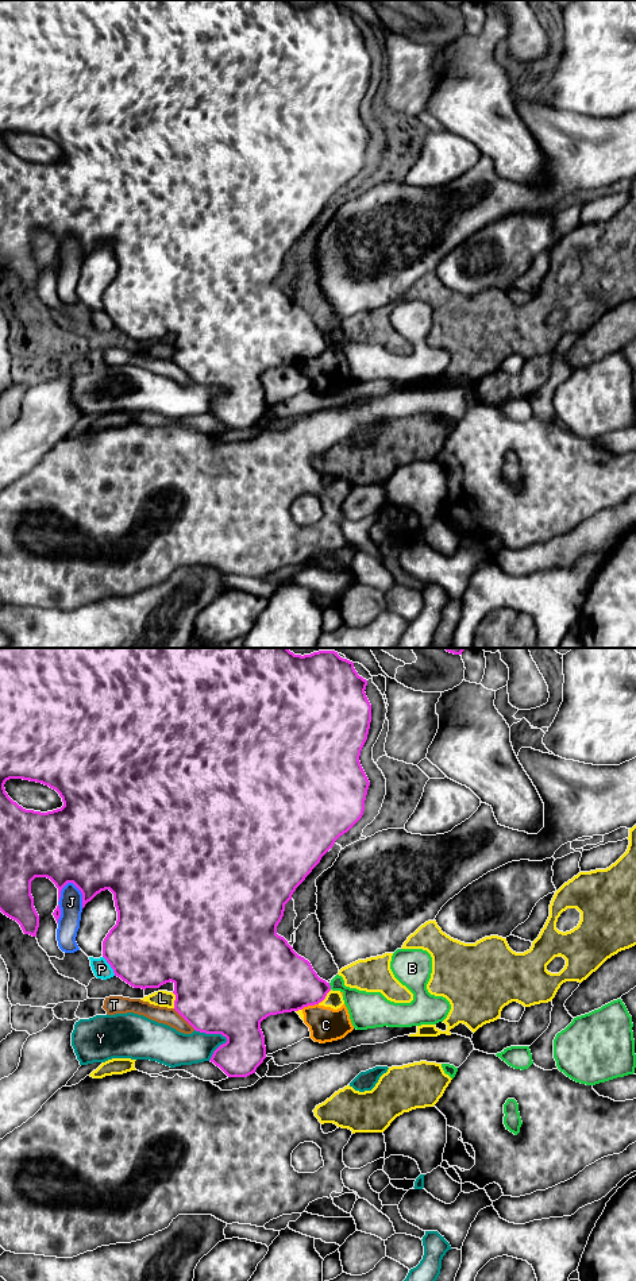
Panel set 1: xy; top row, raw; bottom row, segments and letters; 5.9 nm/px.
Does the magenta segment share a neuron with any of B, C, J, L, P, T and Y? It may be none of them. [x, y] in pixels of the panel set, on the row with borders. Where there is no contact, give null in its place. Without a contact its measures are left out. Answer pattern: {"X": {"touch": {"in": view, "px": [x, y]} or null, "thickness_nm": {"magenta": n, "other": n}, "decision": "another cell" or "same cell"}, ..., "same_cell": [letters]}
{"B": {"touch": {"in": "xy", "px": [330, 986]}, "thickness_nm": {"magenta": 340, "other": 200}, "decision": "another cell"}, "C": {"touch": {"in": "xy", "px": [311, 1004]}, "thickness_nm": {"magenta": 400, "other": 200}, "decision": "another cell"}, "J": {"touch": {"in": "xy", "px": [58, 901]}, "thickness_nm": {"magenta": 280, "other": 140}, "decision": "another cell"}, "L": {"touch": {"in": "xy", "px": [174, 1000]}, "thickness_nm": {"magenta": 480, "other": 100}, "decision": "another cell"}, "P": {"touch": {"in": "xy", "px": [110, 964]}, "thickness_nm": {"magenta": 480, "other": 110}, "decision": "another cell"}, "T": {"touch": {"in": "xy", "px": [184, 1018]}, "thickness_nm": {"magenta": 500, "other": 100}, "decision": "another cell"}, "Y": {"touch": {"in": "xy", "px": [212, 1033]}, "thickness_nm": {"magenta": 500, "other": 200}, "decision": "another cell"}, "same_cell": []}

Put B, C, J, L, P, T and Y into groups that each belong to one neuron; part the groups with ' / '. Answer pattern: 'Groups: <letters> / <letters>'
Groups: B / C L / J / P / T / Y

